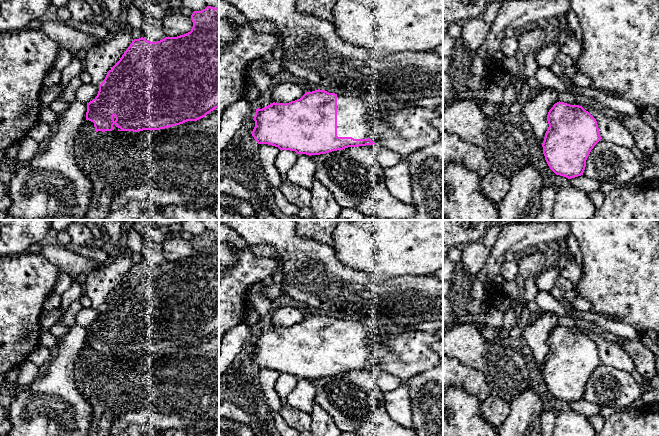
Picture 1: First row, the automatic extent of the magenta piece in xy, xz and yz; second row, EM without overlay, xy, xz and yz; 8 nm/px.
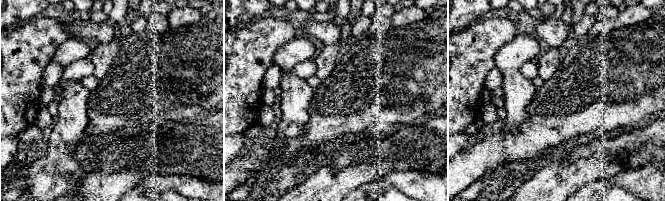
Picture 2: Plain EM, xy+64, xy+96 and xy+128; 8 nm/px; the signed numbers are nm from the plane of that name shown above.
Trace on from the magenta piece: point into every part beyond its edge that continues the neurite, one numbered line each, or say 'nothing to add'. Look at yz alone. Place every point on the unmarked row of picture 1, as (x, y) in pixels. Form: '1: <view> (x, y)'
nothing to add

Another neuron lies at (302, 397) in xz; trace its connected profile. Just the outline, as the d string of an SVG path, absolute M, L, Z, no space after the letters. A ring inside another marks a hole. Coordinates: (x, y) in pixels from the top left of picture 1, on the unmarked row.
M298 378L297 385L288 395L287 402L290 406L310 414L315 402L315 396L315 387L309 379Z

